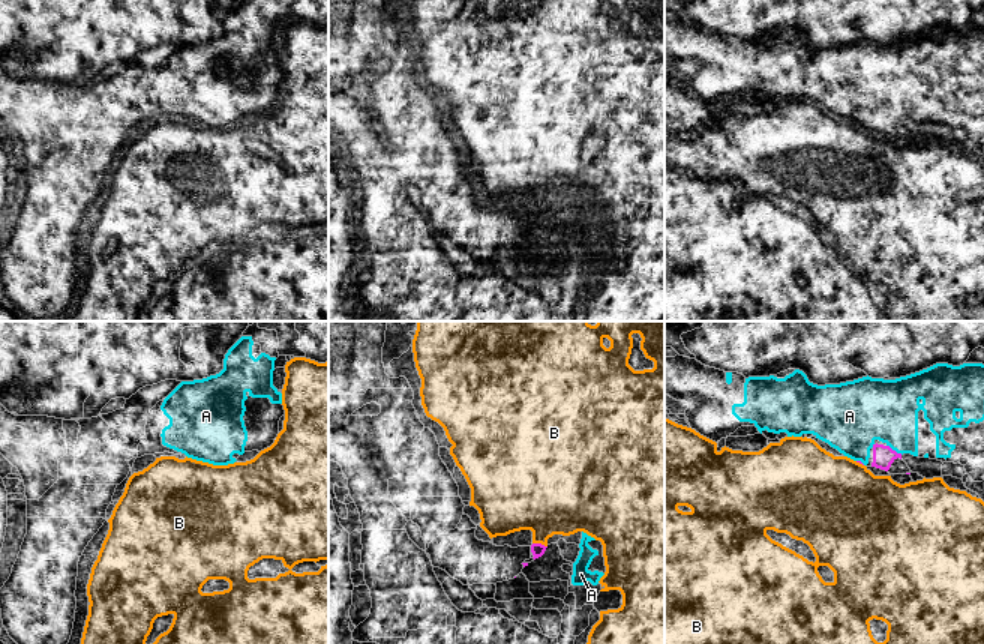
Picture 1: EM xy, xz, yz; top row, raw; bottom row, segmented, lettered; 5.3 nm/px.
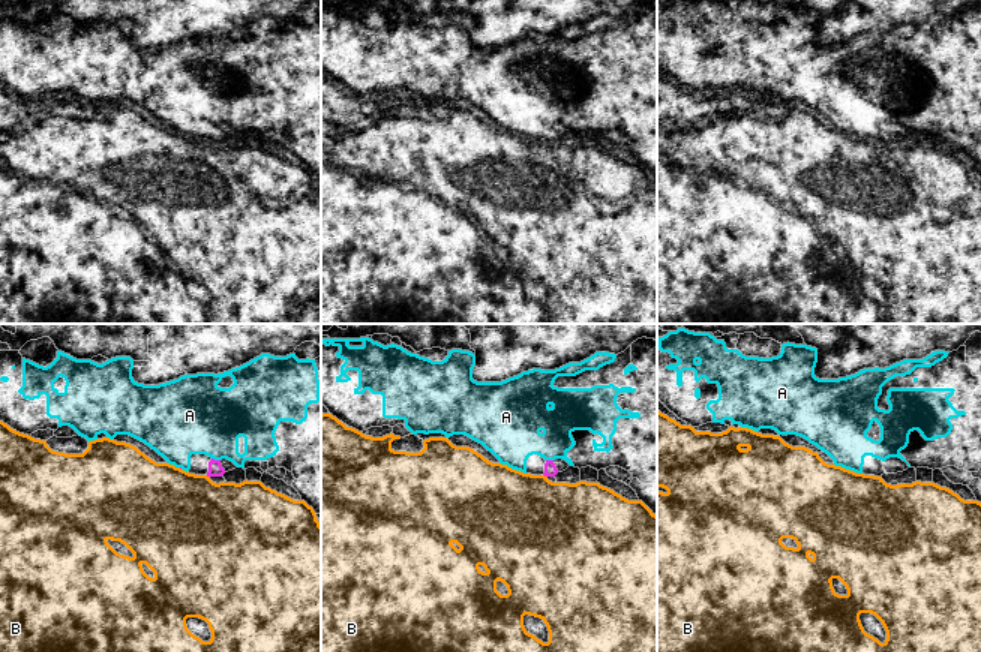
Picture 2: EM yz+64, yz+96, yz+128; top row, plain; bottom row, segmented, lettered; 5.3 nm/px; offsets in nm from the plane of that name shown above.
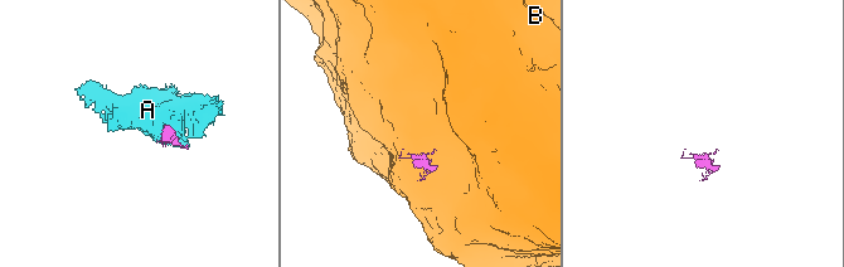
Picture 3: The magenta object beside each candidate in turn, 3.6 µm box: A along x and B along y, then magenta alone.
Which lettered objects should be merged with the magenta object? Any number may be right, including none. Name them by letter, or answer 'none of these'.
A

